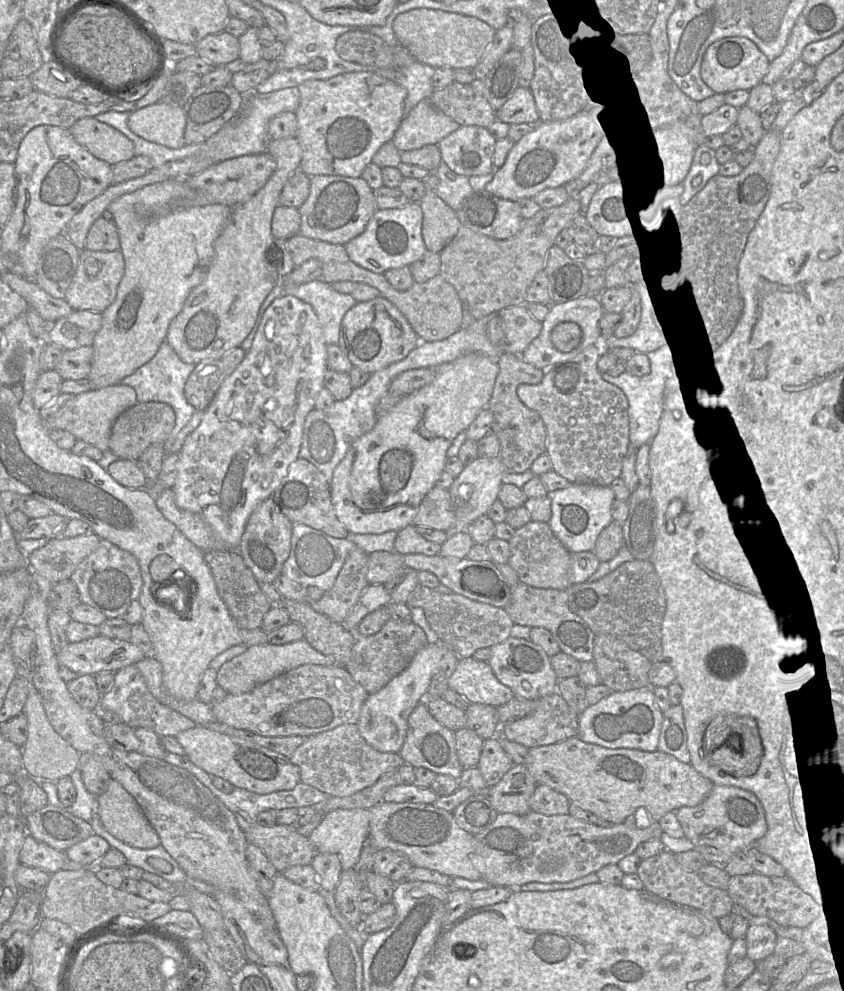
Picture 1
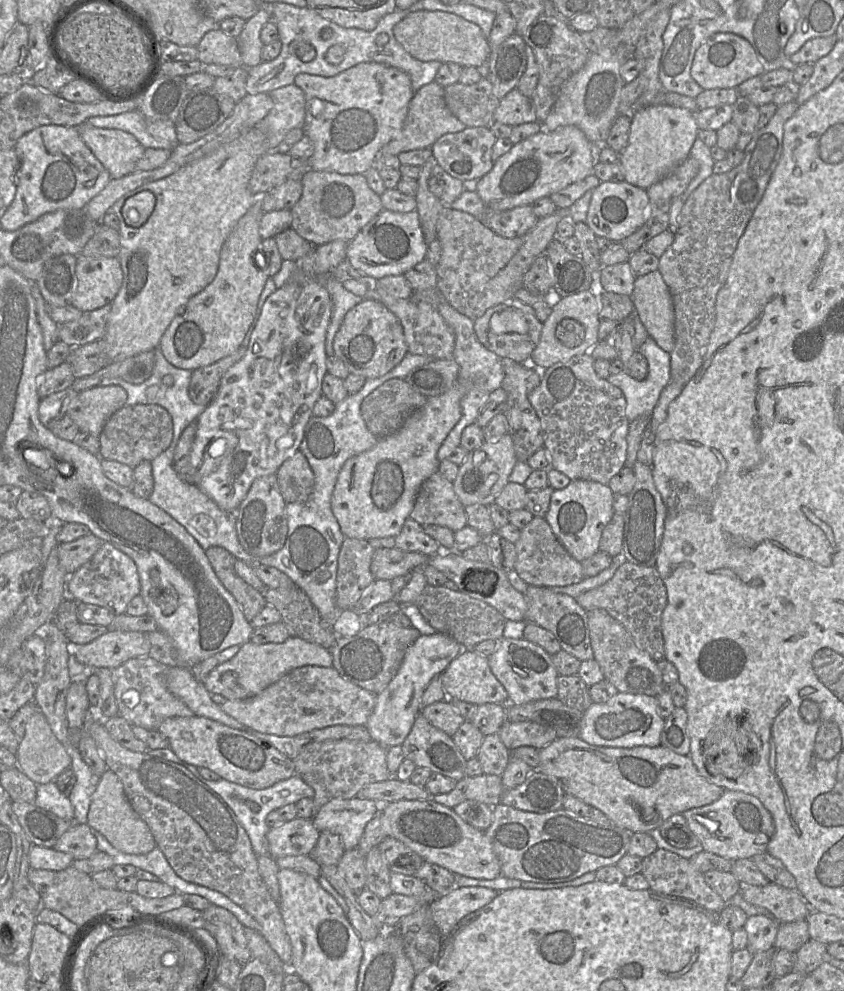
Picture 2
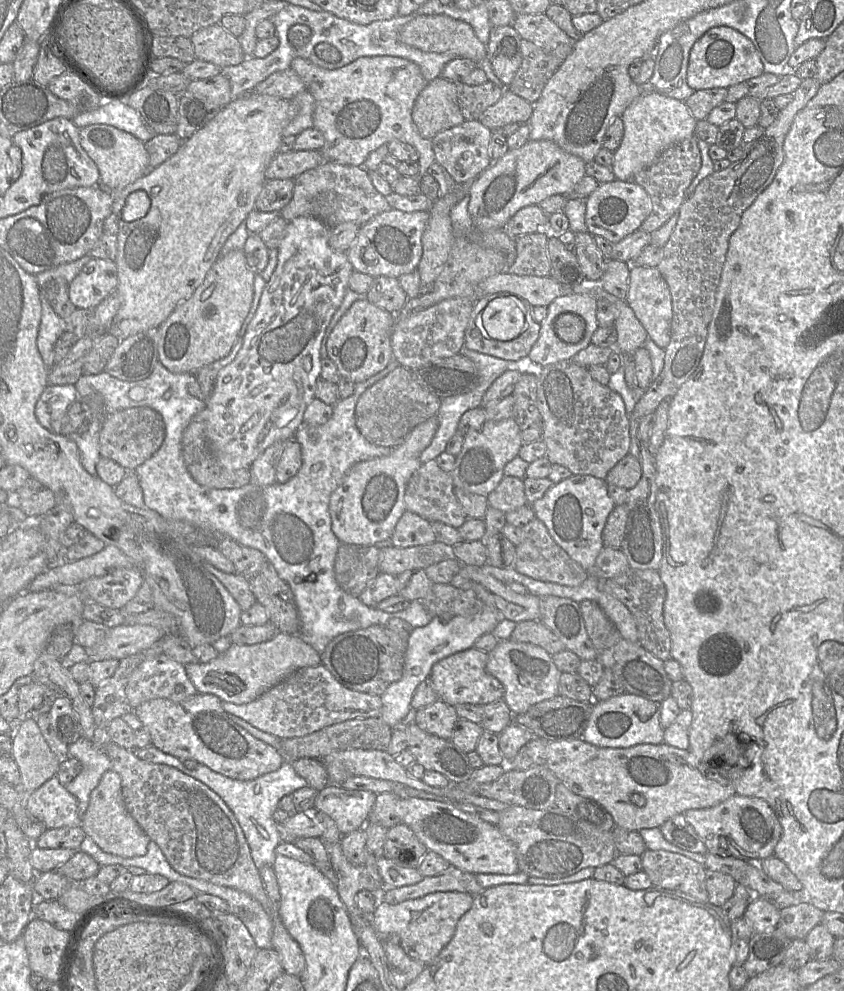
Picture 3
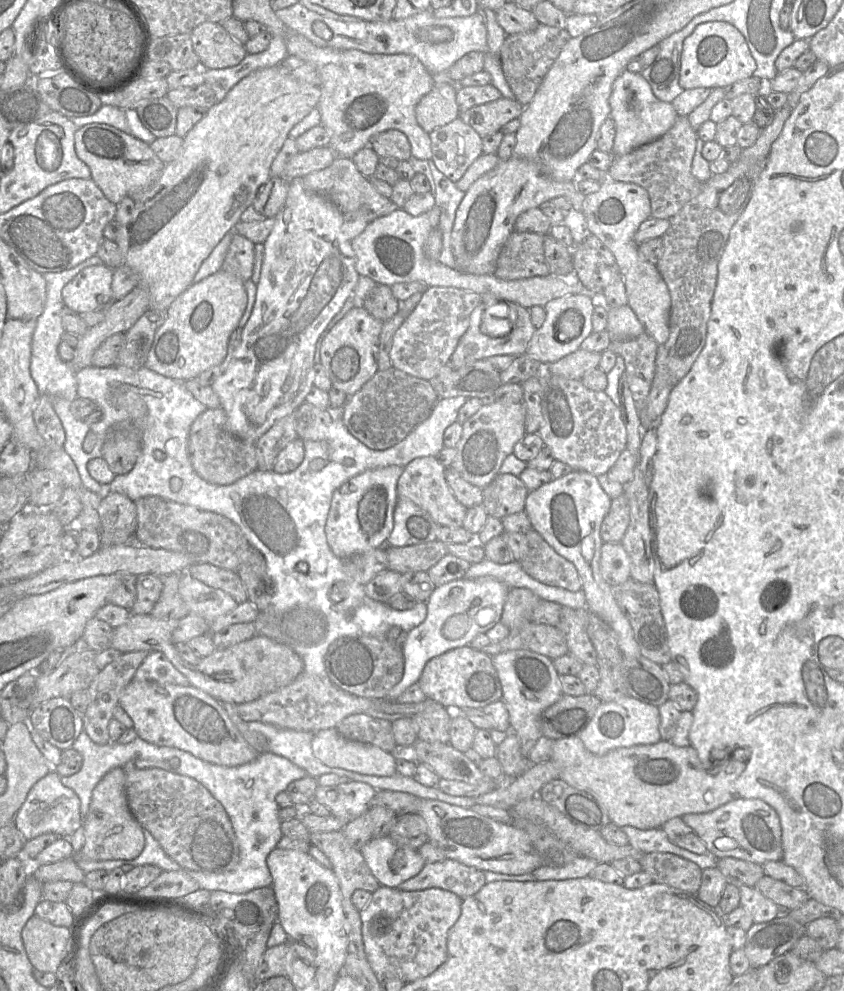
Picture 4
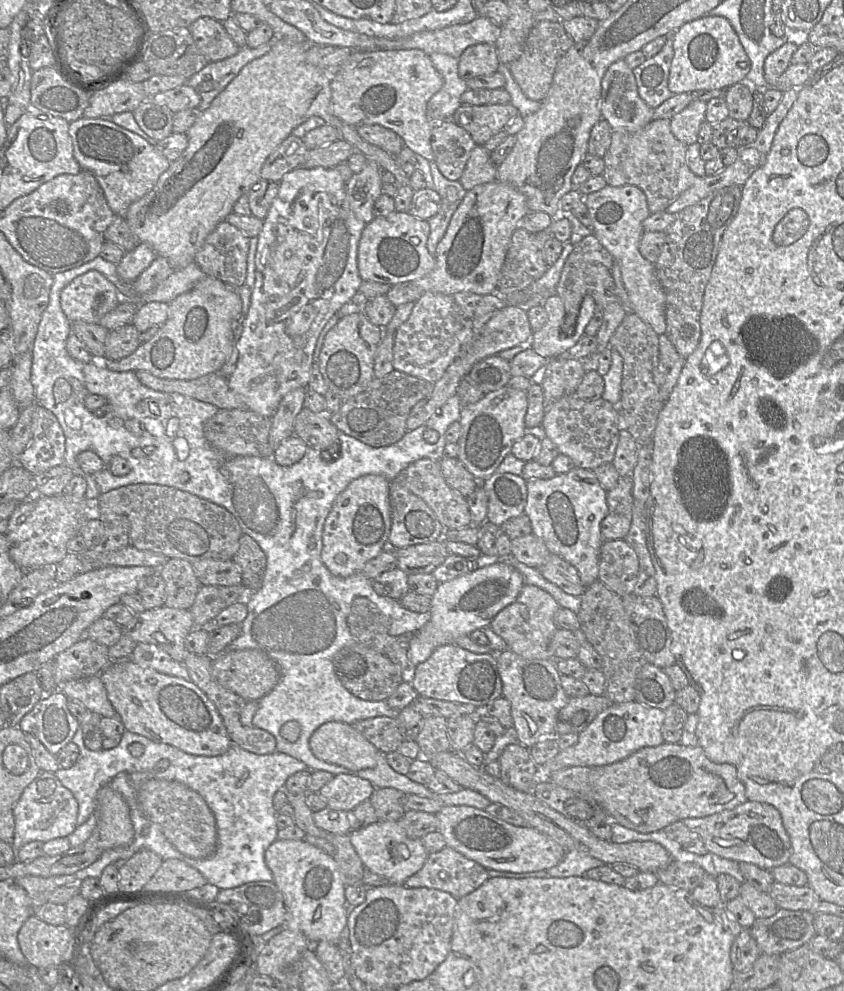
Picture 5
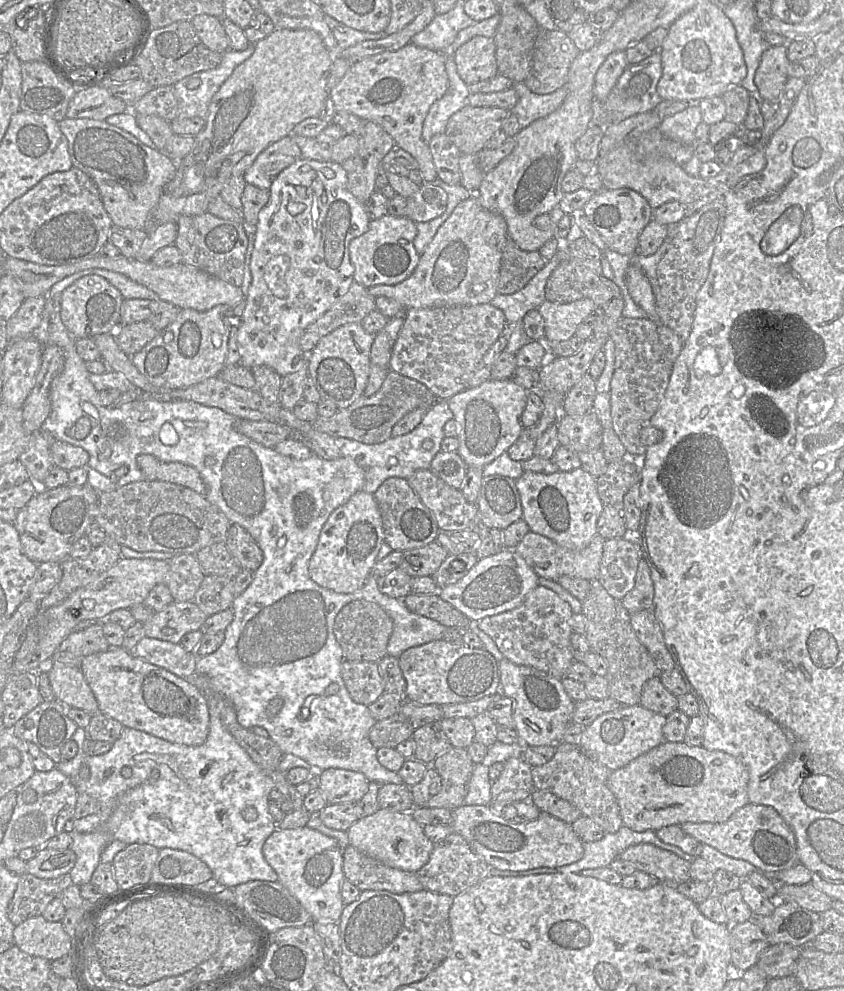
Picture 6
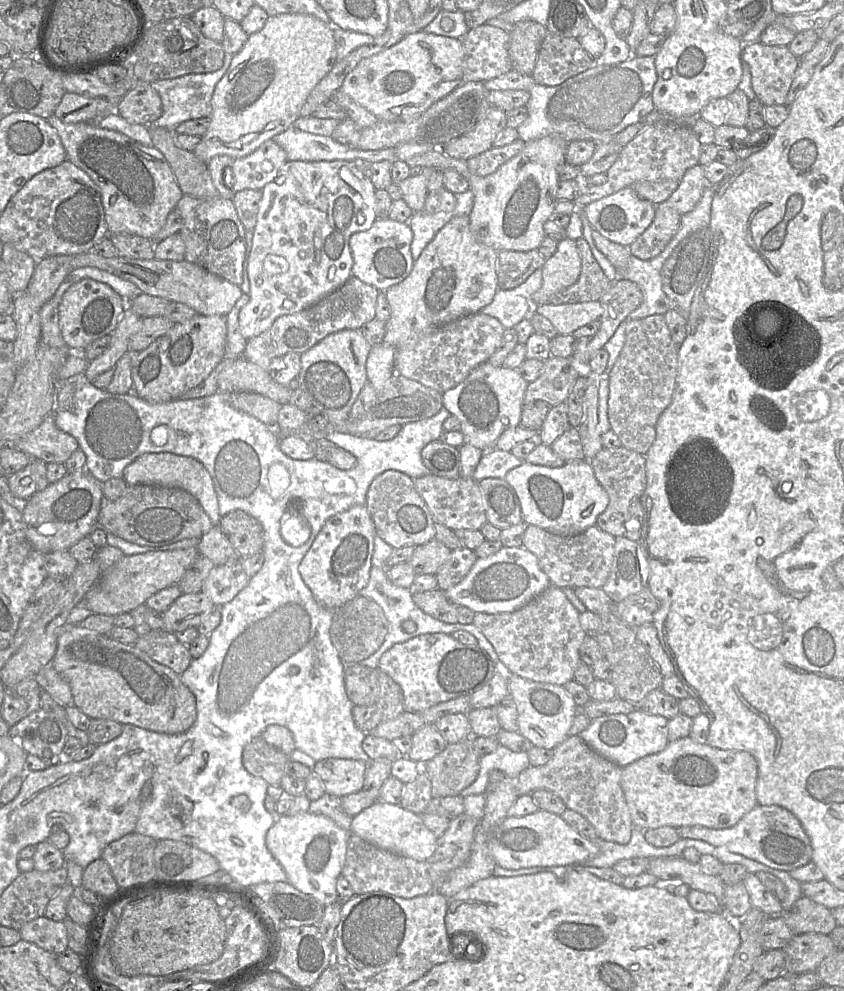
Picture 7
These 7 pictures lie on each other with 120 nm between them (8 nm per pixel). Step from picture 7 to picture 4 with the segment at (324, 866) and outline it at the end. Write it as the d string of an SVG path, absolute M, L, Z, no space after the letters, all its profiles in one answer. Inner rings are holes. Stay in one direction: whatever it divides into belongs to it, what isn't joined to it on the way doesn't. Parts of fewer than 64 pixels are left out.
M277 847L268 854L266 864L278 904L278 921L289 939L312 951L316 968L325 967L339 975L347 956L348 936L342 894L333 870L322 866L308 852Z

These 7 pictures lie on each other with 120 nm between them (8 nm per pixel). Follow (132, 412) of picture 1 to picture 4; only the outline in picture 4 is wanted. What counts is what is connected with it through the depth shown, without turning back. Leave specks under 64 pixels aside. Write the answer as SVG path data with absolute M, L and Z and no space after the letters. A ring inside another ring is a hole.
M132 421L112 426L102 448L102 457L115 475L129 473L142 452L142 431Z

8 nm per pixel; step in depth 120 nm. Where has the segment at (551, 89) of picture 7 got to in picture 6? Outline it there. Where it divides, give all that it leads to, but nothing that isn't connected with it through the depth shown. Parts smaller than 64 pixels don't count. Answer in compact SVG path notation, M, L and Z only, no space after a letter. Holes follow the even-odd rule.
M660 50L654 51L651 56L639 63L628 65L623 74L619 77L605 103L598 101L594 97L591 124L606 127L619 123L636 114L655 109L657 105L663 101L657 92L658 82L662 74L662 56ZM514 82L513 88L518 94L518 101L510 112L517 116L520 130L554 112L567 96L566 86L543 95L533 93L524 82Z

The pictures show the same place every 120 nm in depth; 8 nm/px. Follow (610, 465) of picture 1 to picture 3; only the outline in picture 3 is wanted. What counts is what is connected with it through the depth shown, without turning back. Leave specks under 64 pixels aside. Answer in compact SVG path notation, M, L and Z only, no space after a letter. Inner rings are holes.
M569 360L543 366L538 371L537 400L543 419L541 439L547 446L546 456L552 464L566 467L573 475L591 475L606 479L608 472L629 454L629 415L623 399L607 385L594 380L586 367Z

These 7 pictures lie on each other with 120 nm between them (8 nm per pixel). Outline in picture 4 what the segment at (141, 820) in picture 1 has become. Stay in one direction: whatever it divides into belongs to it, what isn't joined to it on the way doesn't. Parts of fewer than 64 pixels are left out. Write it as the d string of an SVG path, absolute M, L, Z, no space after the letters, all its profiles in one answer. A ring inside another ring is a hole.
M122 768L110 770L95 786L92 792L90 809L83 823L85 843L80 852L75 853L80 859L91 861L133 860L144 849L143 828L131 813L125 792L125 773Z

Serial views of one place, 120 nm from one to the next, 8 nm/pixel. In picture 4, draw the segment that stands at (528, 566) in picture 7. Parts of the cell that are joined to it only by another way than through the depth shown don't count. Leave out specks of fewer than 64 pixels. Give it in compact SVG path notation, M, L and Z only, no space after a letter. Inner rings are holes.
M489 576L477 579L462 578L437 586L426 601L426 619L408 632L407 639L402 647L404 674L400 682L388 692L385 699L397 700L409 686L417 683L424 667L432 658L449 650L470 645L478 634L486 633L500 622L509 589L504 583ZM462 613L469 617L469 629L458 639L447 639L442 631L445 622L451 616Z

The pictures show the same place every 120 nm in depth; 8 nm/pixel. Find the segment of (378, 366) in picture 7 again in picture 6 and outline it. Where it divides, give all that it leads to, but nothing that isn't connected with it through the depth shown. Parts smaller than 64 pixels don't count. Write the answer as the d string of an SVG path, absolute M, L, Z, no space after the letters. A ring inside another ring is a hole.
M405 315L390 318L386 326L374 336L370 350L370 362L383 368L389 368L389 361L398 334L404 324Z

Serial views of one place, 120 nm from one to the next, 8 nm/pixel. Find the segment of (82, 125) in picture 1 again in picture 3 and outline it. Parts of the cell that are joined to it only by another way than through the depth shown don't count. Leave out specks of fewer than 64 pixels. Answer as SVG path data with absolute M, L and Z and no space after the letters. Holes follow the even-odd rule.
M93 124L81 128L79 141L82 148L95 162L100 173L100 184L111 192L116 192L135 182L150 169L149 155L145 143L130 133L107 124Z

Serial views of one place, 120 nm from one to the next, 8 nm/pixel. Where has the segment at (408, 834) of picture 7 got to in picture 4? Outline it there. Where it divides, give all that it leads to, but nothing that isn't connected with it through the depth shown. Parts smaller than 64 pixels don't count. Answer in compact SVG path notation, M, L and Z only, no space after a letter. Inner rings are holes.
M389 836L371 838L360 852L380 885L391 888L416 876L426 864L417 849L400 845Z

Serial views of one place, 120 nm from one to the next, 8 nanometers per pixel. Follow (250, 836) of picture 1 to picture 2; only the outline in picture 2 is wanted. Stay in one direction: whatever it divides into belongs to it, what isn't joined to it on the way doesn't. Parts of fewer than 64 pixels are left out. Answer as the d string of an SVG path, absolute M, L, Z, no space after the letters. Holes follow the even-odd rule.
M296 817L269 829L266 834L269 856L310 855L319 838L319 831L312 819Z

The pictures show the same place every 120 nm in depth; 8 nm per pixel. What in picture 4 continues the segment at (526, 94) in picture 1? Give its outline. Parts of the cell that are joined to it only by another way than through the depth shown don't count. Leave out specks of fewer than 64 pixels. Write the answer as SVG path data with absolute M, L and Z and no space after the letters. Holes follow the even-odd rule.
M501 97L460 112L459 118L470 125L483 139L500 131L509 121L520 118L523 110L524 106L516 99Z

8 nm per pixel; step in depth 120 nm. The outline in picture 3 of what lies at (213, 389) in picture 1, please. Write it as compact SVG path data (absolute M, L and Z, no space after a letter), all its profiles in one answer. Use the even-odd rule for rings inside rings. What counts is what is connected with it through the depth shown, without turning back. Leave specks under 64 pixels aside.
M239 331L237 340L229 355L200 368L193 374L195 380L192 385L189 385L189 392L192 395L206 402L208 401L213 392L218 373L236 358L243 345L244 335L245 333Z

